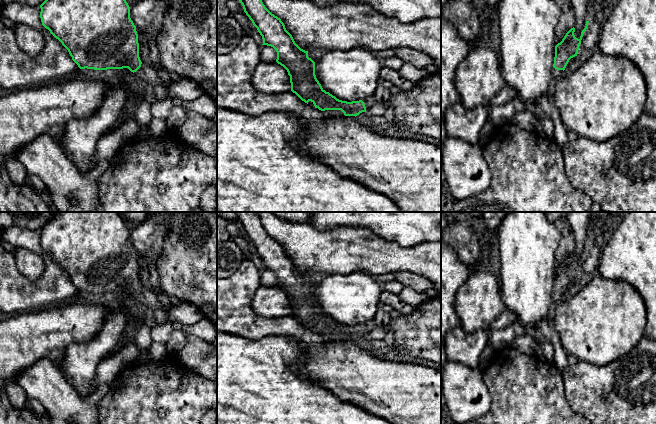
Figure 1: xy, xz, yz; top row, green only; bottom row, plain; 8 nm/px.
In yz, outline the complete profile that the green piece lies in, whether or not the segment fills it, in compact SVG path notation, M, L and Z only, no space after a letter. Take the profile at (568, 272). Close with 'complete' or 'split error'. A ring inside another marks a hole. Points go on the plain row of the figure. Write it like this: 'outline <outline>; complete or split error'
outline M586 245L586 250L581 256L580 262L576 262L574 259L575 252L571 252L562 265L555 270L555 281L552 293L552 303L558 304L564 299L564 294L569 284L578 278L579 270L584 256L587 253L589 245Z; split error

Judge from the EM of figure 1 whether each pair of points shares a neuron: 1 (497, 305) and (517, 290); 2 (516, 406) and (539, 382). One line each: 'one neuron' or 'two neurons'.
1: two neurons
2: one neuron

